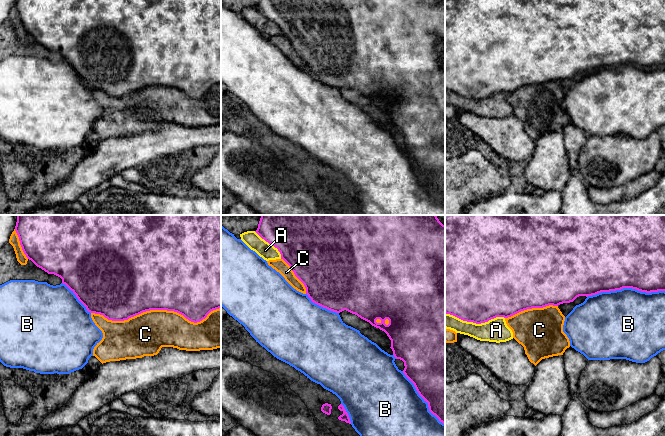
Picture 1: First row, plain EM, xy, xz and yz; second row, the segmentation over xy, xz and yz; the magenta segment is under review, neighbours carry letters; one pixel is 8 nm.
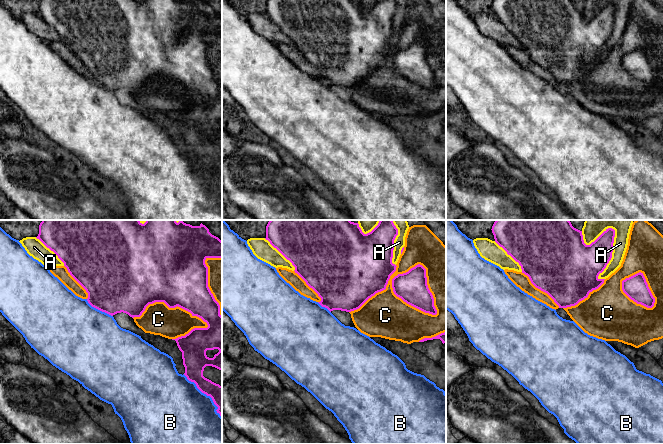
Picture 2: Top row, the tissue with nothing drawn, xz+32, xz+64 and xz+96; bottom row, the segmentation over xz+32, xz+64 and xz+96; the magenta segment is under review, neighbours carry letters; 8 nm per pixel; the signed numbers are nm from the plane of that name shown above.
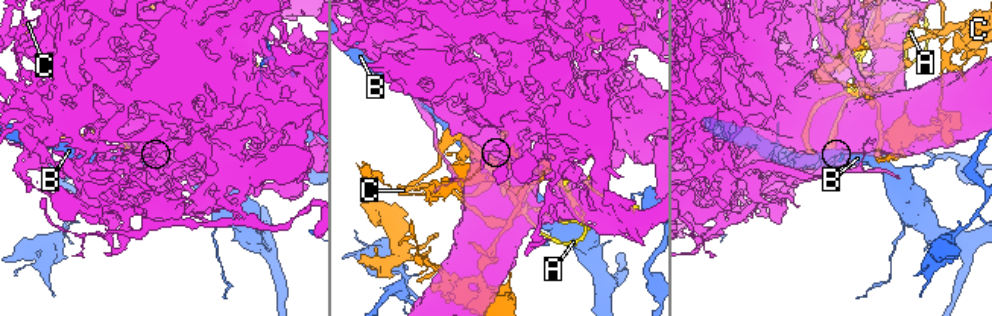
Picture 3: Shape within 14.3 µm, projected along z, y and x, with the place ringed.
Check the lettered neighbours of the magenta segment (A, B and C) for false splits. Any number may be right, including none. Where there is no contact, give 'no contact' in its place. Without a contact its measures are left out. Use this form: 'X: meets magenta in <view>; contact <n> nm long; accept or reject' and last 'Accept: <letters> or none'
A: meets magenta in yz; contact 480 nm long; reject
B: meets magenta in yz; contact 650 nm long; reject
C: meets magenta in xy; contact 1050 nm long; reject
Accept: none

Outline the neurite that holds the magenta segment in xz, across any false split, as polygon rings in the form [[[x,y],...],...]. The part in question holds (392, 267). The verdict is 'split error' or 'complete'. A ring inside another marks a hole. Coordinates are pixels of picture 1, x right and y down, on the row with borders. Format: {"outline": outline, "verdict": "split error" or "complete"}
{"outline": [[[261,215],[255,231],[273,245],[304,284],[311,301],[330,311],[344,310],[357,315],[372,326],[384,331],[391,340],[396,359],[404,362],[403,373],[414,384],[419,395],[428,403],[429,411],[445,424],[445,225],[436,215]]], "verdict": "complete"}

